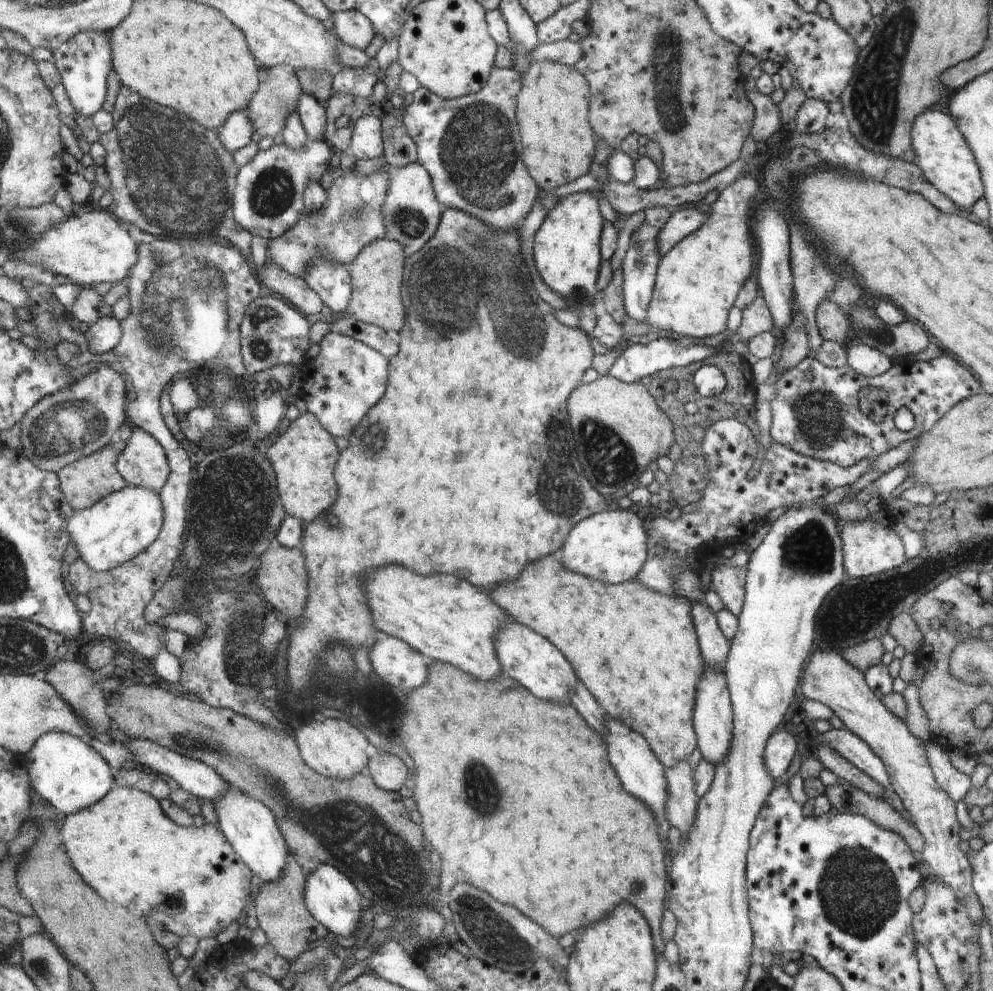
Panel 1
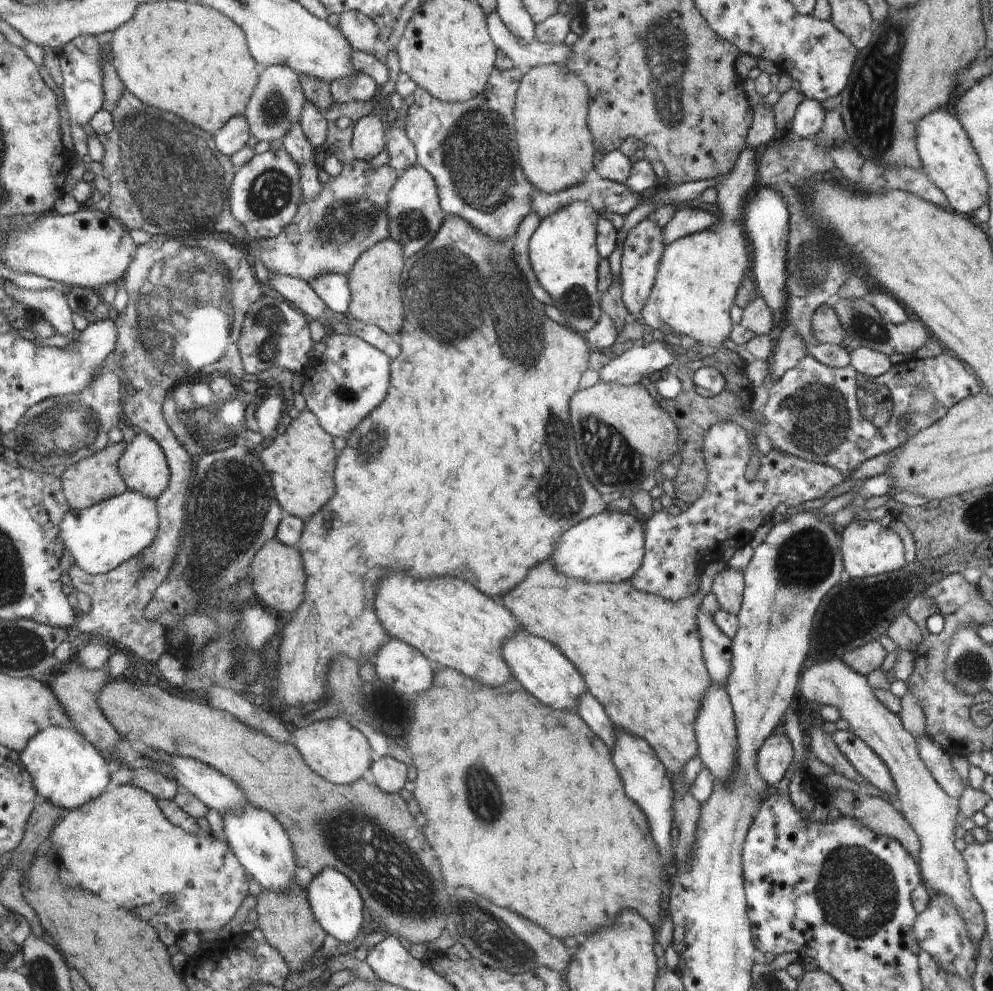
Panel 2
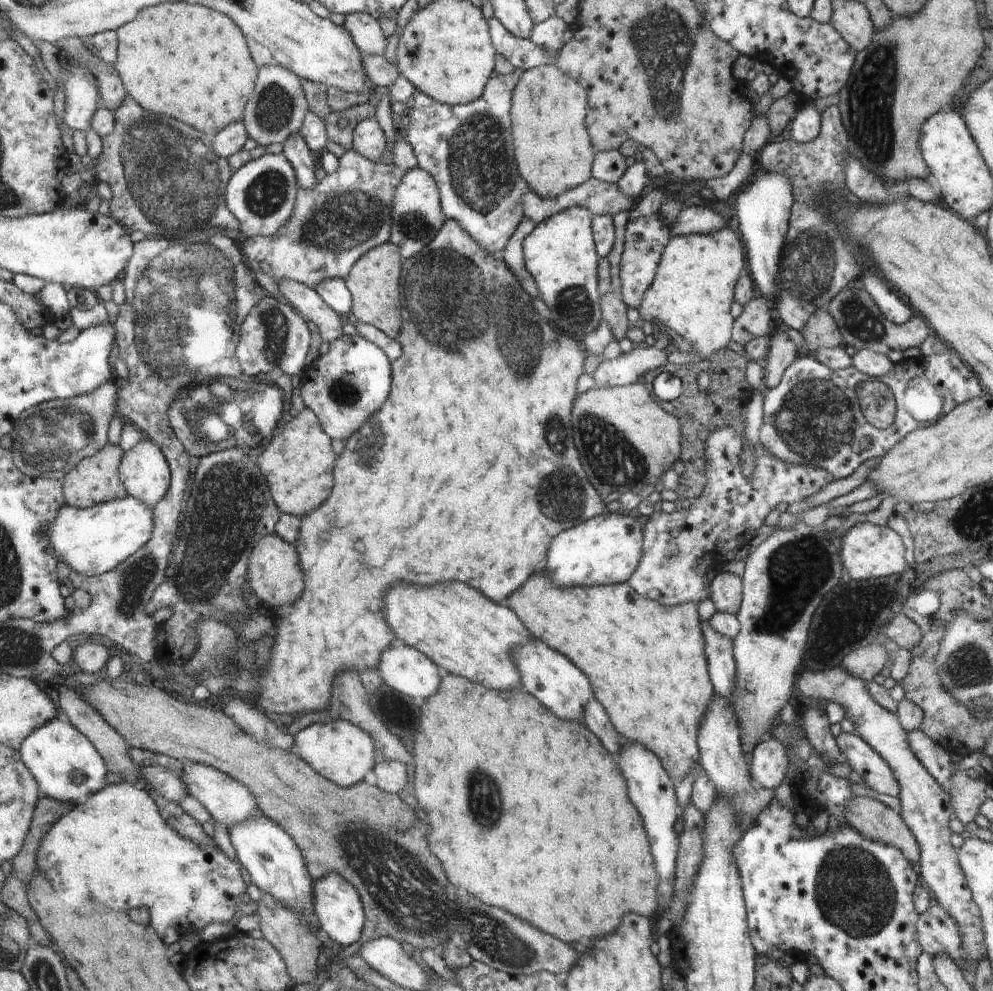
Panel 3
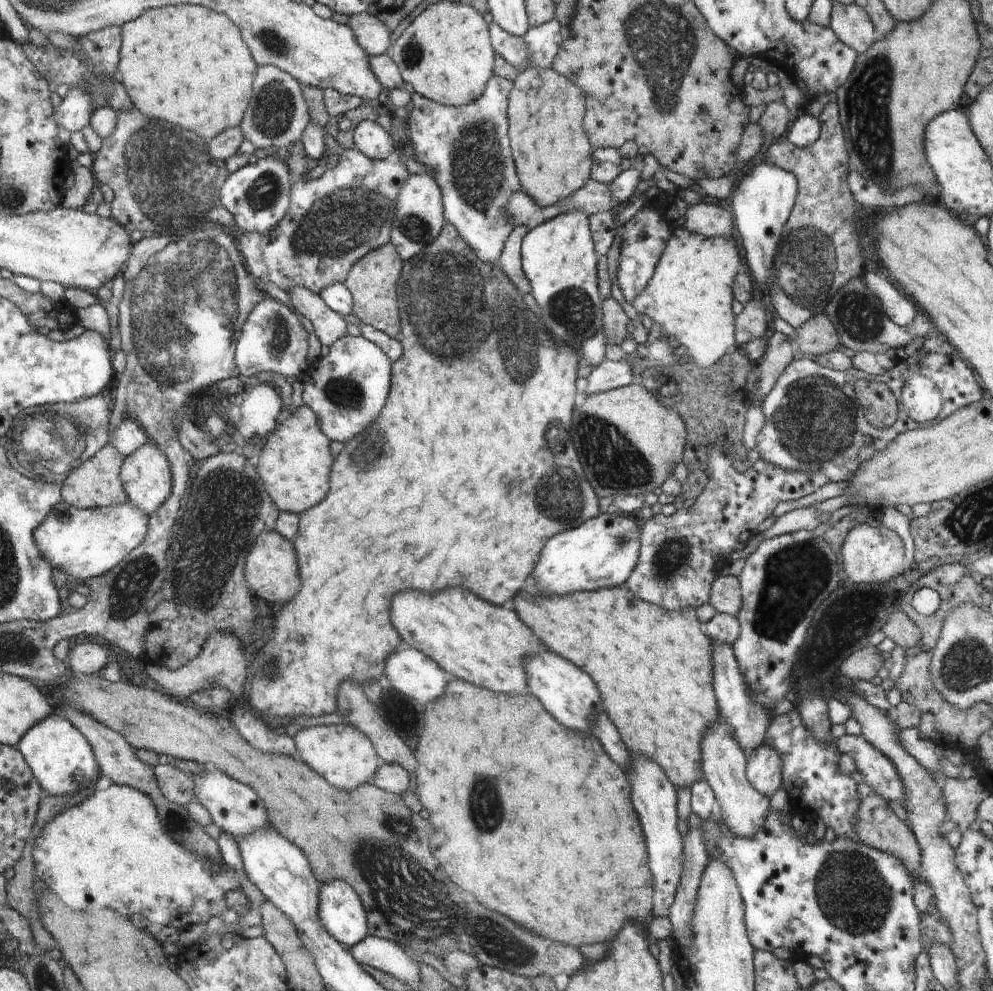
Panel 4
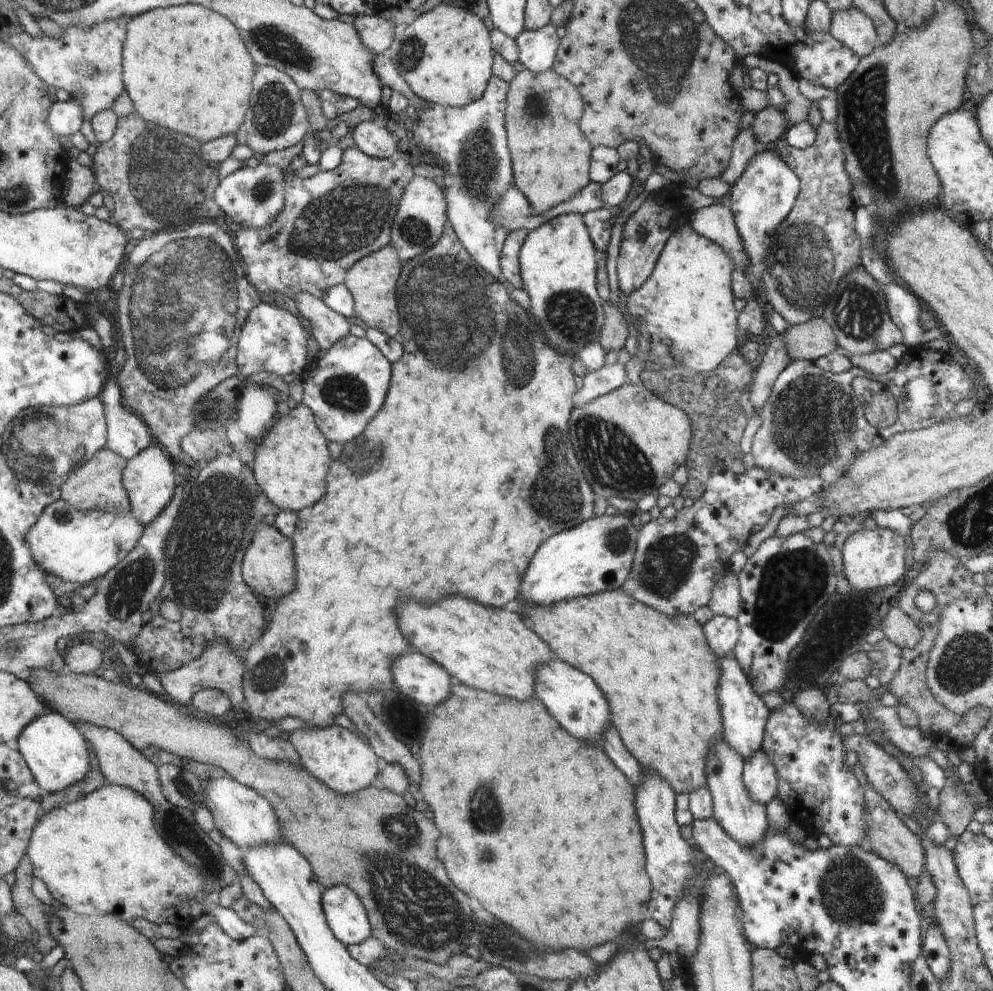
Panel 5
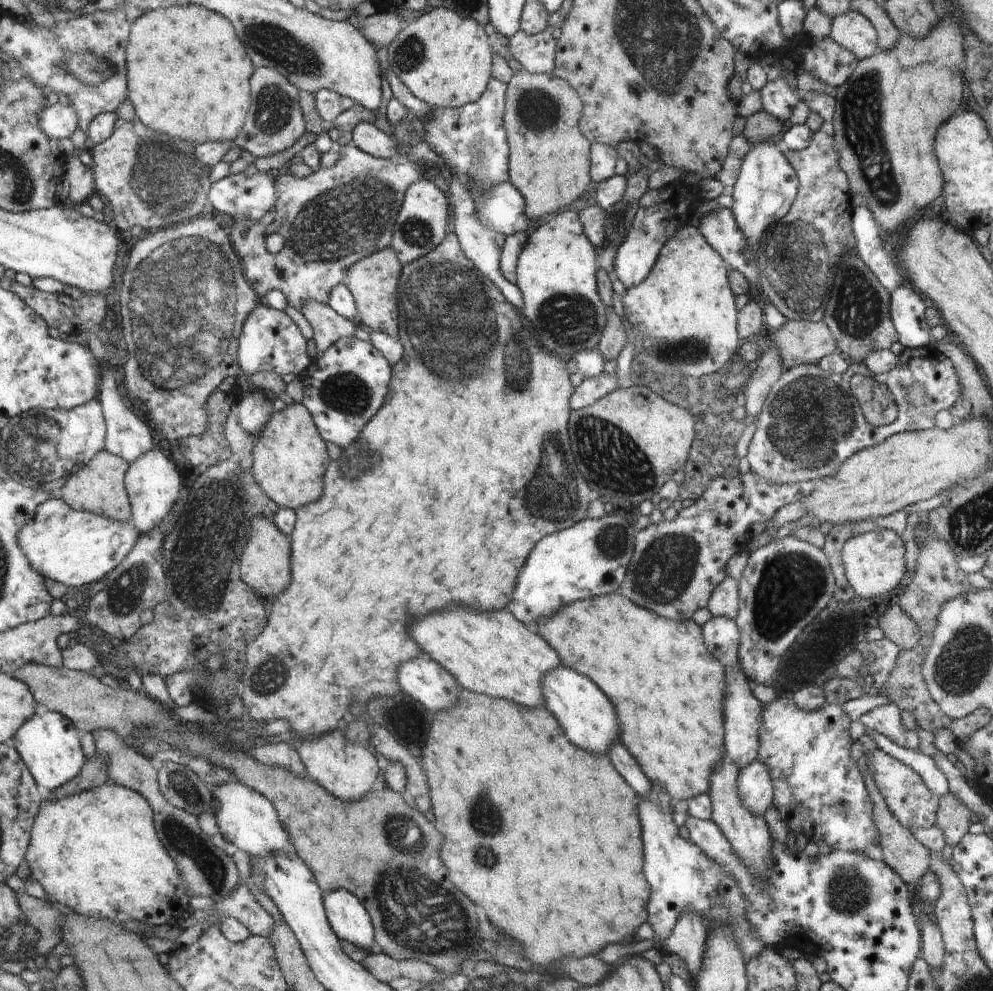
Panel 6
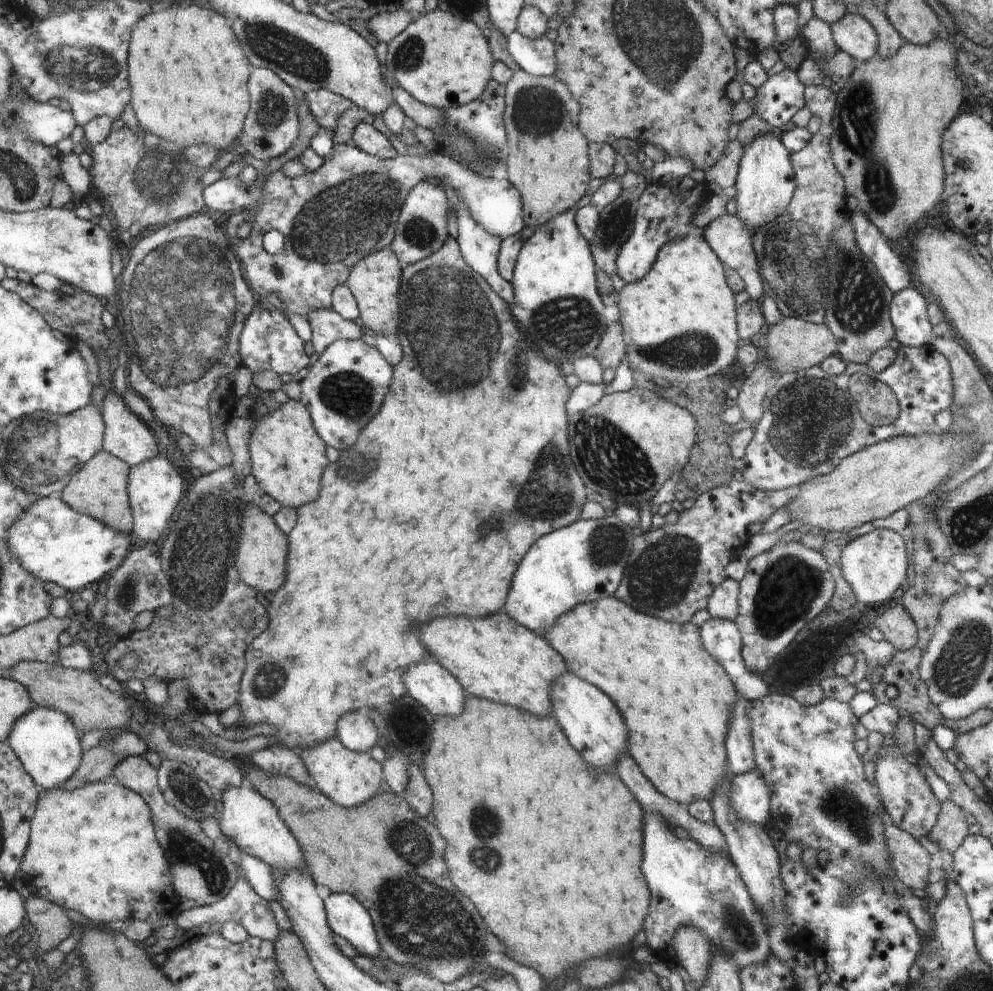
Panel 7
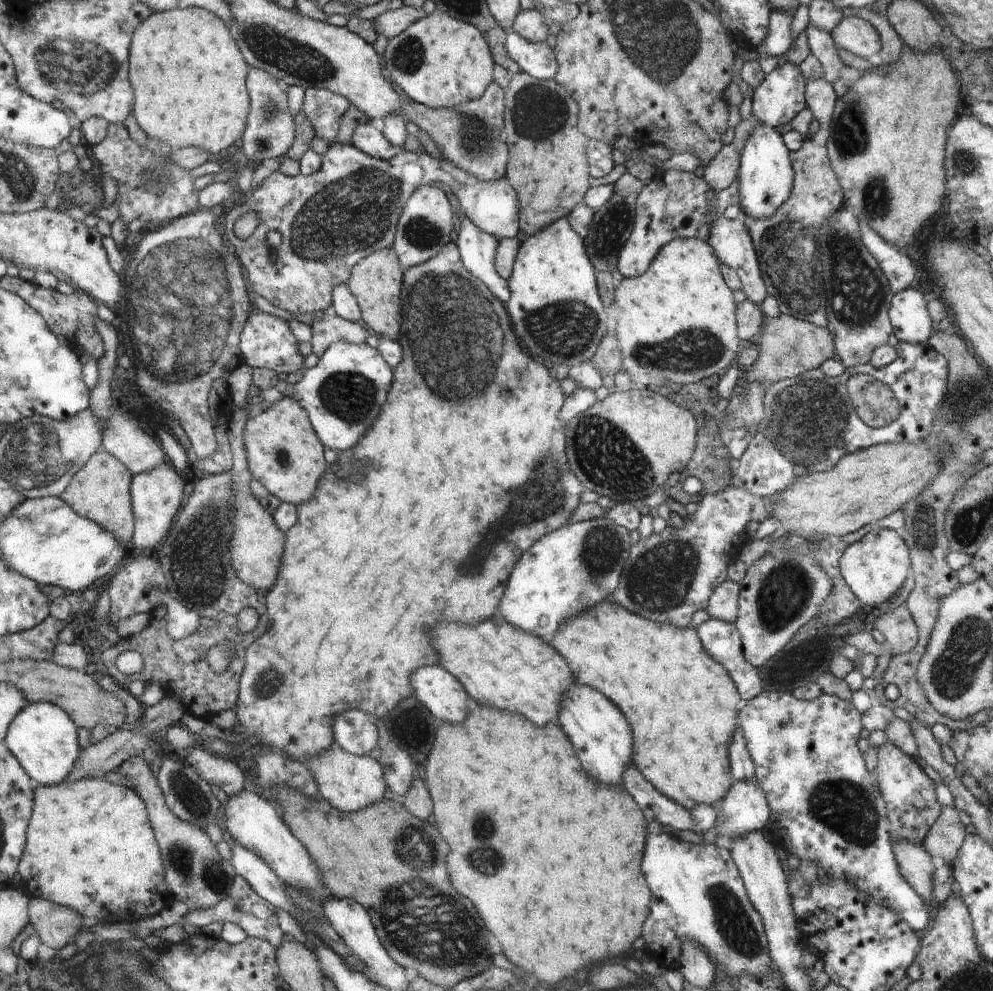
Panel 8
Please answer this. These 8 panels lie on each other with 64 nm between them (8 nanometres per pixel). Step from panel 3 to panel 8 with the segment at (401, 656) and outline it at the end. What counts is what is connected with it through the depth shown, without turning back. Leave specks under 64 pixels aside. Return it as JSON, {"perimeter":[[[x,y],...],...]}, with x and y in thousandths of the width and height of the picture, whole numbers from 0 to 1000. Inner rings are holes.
{"perimeter":[[[442,669],[425,672],[413,682],[419,706],[442,728],[465,731],[475,707],[465,689]]]}

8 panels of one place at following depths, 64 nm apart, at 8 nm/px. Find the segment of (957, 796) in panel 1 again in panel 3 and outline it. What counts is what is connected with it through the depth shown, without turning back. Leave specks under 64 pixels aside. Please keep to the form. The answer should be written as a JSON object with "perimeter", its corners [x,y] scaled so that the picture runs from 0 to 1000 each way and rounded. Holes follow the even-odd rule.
{"perimeter":[[[924,736],[914,740],[914,747],[916,756],[922,761],[924,768],[943,785],[944,791],[956,799],[960,771],[956,766],[955,758]]]}

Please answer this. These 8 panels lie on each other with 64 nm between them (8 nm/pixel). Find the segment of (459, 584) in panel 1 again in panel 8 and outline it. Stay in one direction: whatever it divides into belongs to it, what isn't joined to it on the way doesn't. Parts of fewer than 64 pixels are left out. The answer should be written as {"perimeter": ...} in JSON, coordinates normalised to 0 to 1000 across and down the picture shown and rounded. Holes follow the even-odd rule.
{"perimeter":[[[503,621],[481,630],[447,628],[445,634],[441,634],[441,644],[435,646],[435,652],[441,658],[442,670],[465,689],[475,709],[487,710],[499,716],[522,718],[542,733],[554,729],[562,730],[566,702],[580,687],[572,667],[551,646],[532,640],[526,634],[514,632]]]}

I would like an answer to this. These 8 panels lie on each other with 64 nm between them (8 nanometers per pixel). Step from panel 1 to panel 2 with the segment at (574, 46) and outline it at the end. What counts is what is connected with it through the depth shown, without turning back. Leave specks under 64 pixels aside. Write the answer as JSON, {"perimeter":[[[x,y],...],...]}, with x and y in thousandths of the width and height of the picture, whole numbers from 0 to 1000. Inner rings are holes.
{"perimeter":[[[496,12],[491,16],[491,34],[502,50],[521,68],[530,74],[534,69],[546,65],[566,67],[575,57],[575,46],[565,44],[549,44],[539,40],[536,43],[527,42],[517,36]]]}

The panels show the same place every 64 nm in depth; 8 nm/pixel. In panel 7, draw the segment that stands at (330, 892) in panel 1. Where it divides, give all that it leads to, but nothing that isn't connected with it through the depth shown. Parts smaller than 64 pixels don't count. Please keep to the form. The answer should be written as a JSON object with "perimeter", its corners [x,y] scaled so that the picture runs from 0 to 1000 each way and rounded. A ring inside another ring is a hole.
{"perimeter":[[[348,900],[332,902],[326,908],[327,921],[335,941],[338,941],[353,955],[361,964],[371,967],[385,967],[384,953],[381,953],[379,934],[375,922],[368,913]]]}

